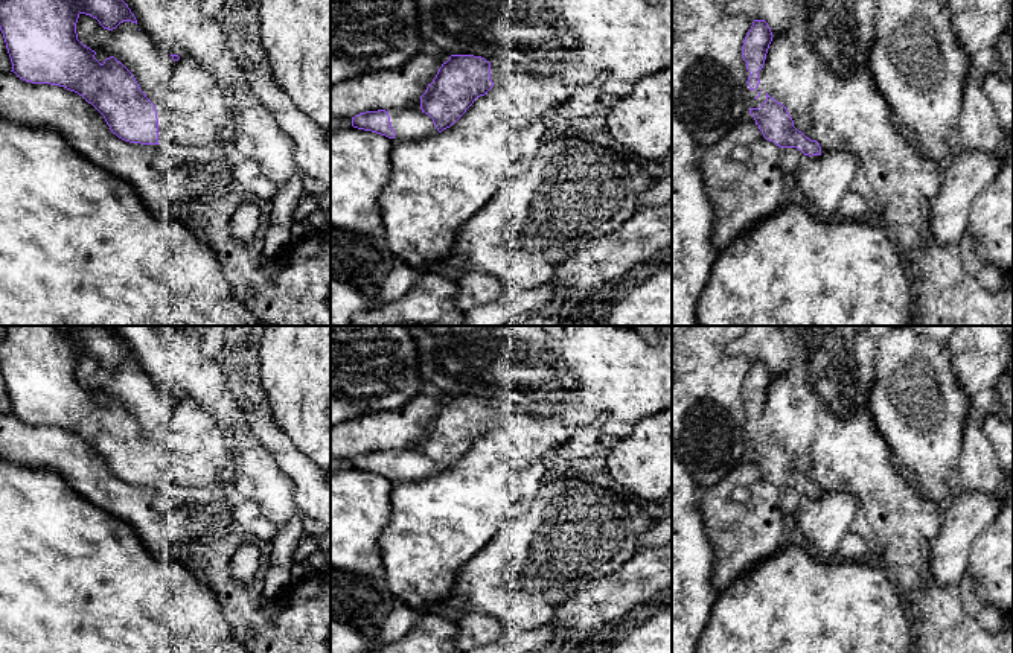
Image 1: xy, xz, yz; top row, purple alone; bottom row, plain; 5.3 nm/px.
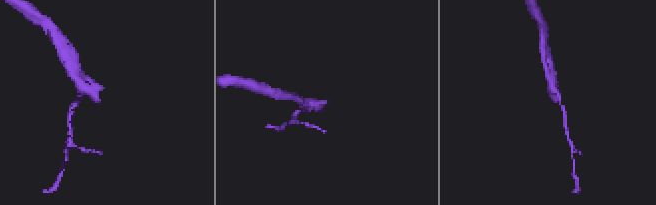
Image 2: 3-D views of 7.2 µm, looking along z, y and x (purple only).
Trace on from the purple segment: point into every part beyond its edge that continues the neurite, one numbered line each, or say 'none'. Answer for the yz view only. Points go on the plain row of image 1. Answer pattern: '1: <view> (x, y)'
1: yz (751, 434)

